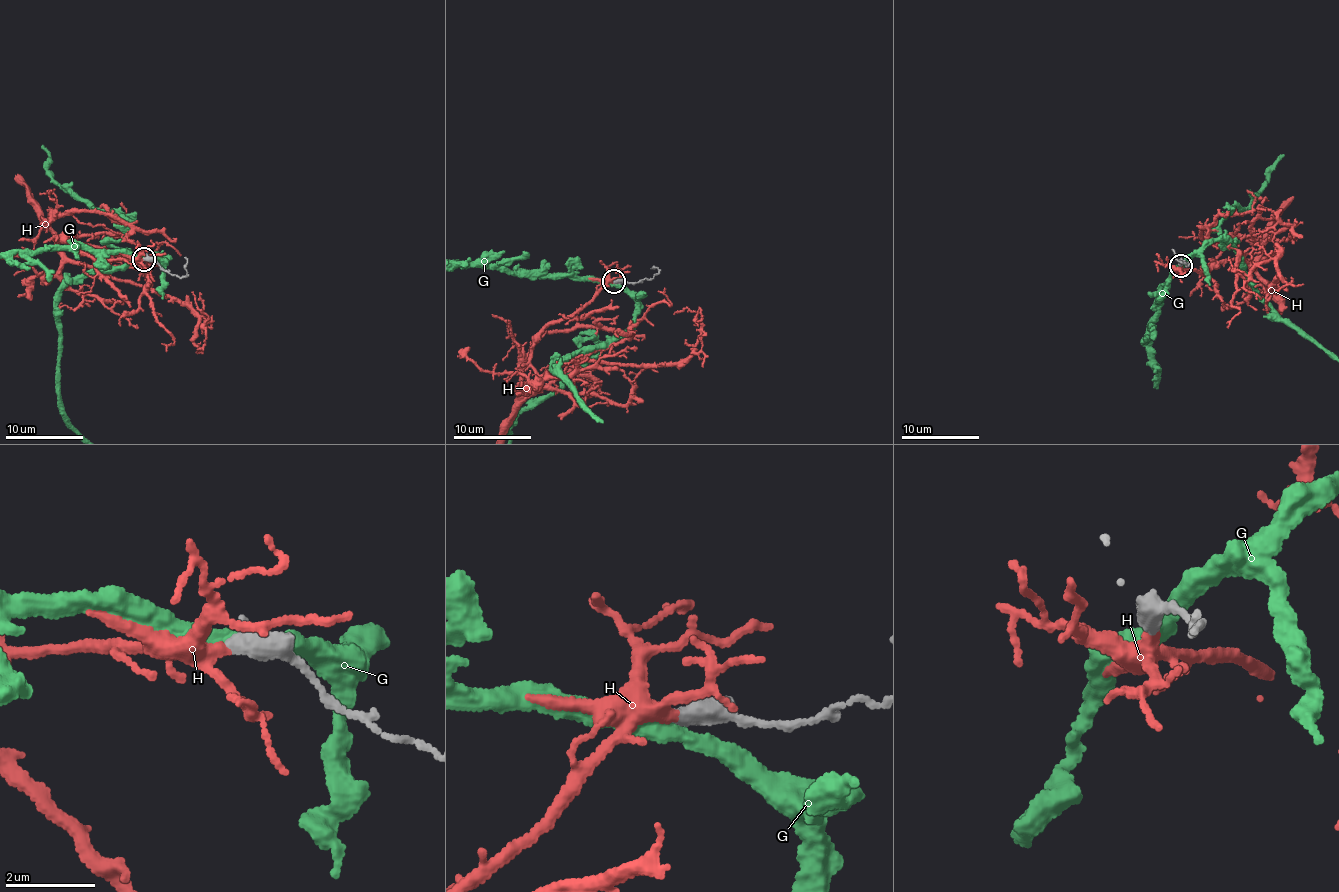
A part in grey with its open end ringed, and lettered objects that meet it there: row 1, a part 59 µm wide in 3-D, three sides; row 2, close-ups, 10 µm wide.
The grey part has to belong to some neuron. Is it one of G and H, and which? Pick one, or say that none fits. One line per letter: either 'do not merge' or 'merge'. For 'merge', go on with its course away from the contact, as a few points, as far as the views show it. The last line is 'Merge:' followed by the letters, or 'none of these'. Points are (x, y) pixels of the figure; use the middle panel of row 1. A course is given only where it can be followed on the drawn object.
G: do not merge
H: merge
Merge: H

